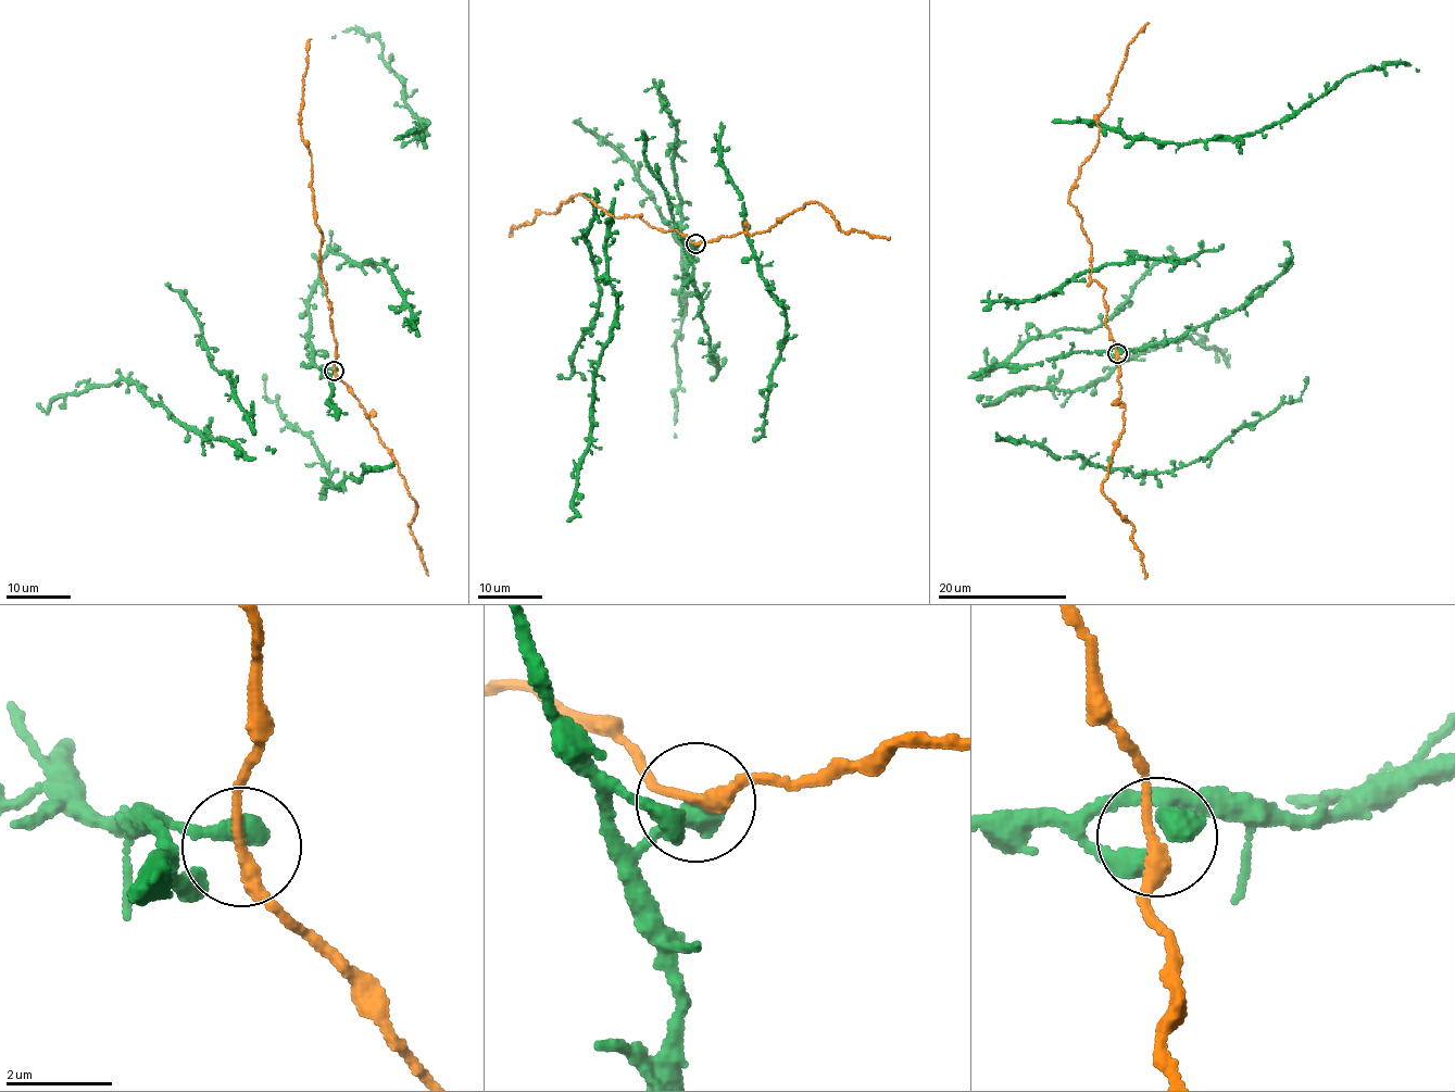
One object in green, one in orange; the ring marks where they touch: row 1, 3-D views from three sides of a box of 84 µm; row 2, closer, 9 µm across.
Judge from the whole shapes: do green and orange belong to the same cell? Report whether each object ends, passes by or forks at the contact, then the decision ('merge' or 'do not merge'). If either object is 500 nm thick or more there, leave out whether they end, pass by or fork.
green ends; orange passes by; merge

